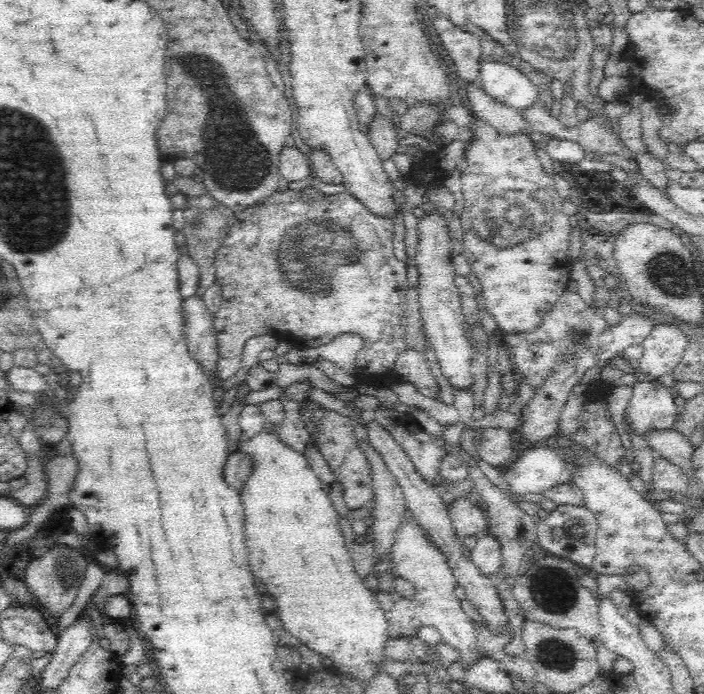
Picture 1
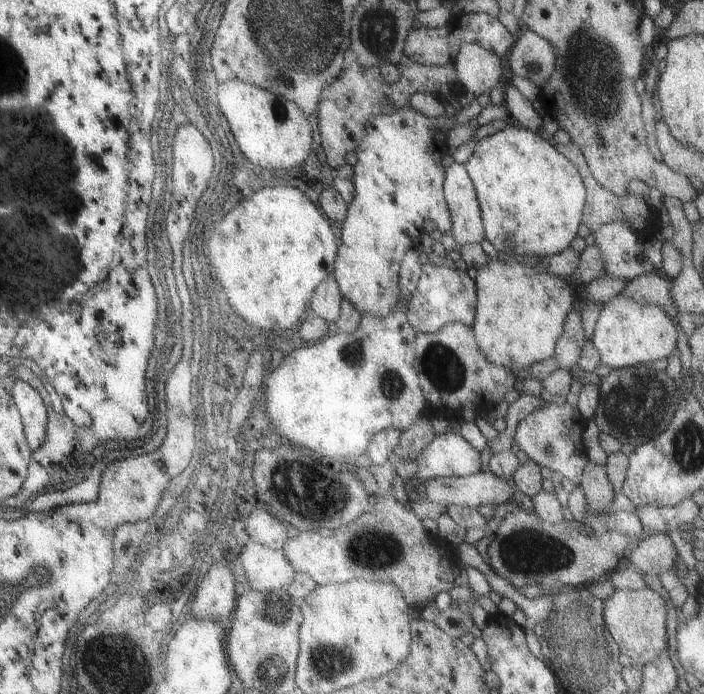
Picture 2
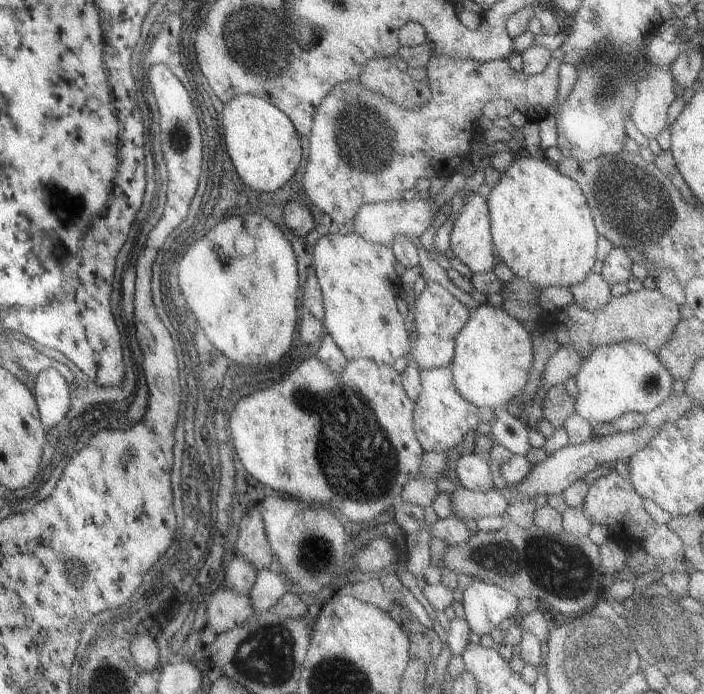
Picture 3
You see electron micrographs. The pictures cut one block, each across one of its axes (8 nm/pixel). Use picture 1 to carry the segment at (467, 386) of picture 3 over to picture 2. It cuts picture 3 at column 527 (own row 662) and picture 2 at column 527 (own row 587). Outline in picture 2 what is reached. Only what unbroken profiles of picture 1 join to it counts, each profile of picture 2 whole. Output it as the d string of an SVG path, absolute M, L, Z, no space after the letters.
M498 259L488 260L475 272L476 303L470 327L479 352L491 364L515 373L553 356L563 318L575 303L571 286L539 265L525 266Z

